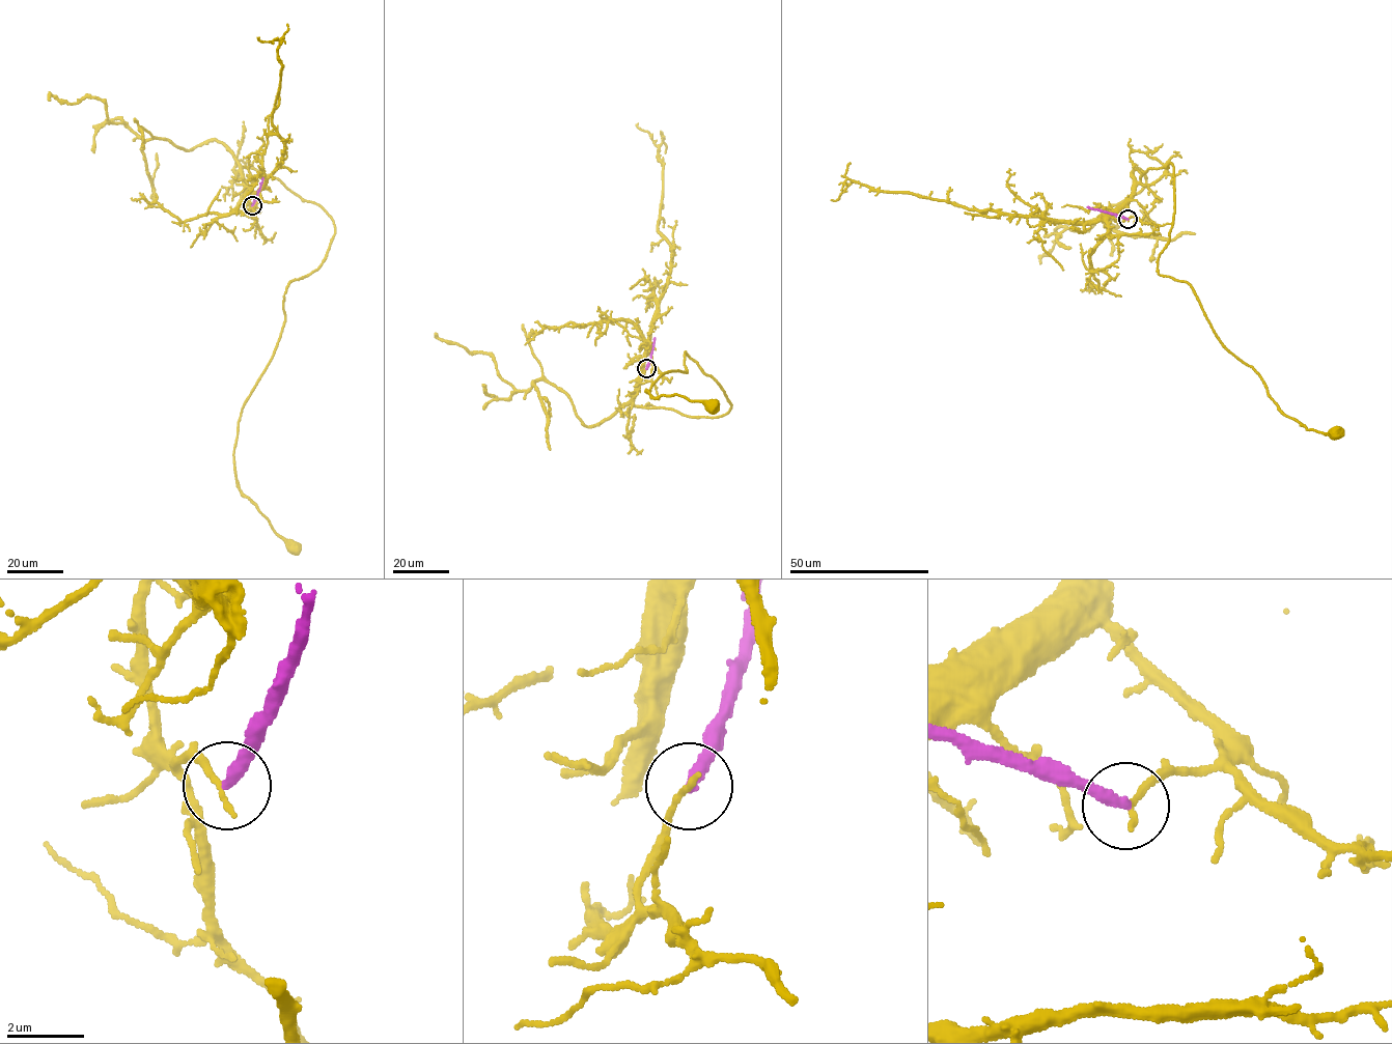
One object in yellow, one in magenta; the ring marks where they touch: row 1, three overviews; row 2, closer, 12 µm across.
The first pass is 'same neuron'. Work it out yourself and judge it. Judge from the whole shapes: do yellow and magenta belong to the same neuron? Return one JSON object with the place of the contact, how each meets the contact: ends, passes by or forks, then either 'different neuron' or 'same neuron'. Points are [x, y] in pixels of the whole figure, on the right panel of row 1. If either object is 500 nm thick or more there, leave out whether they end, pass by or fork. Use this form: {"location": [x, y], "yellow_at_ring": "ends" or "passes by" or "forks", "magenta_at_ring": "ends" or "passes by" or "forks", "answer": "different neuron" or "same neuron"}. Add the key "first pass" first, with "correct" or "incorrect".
{"first pass": "incorrect", "location": [1128, 219], "yellow_at_ring": "ends", "magenta_at_ring": "ends", "answer": "different neuron"}

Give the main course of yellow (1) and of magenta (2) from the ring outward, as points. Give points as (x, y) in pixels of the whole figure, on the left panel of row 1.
1: (251, 205), (243, 168), (333, 221), (322, 265), (284, 293), (233, 453), (242, 491), (296, 545)
2: (252, 205), (262, 177)

